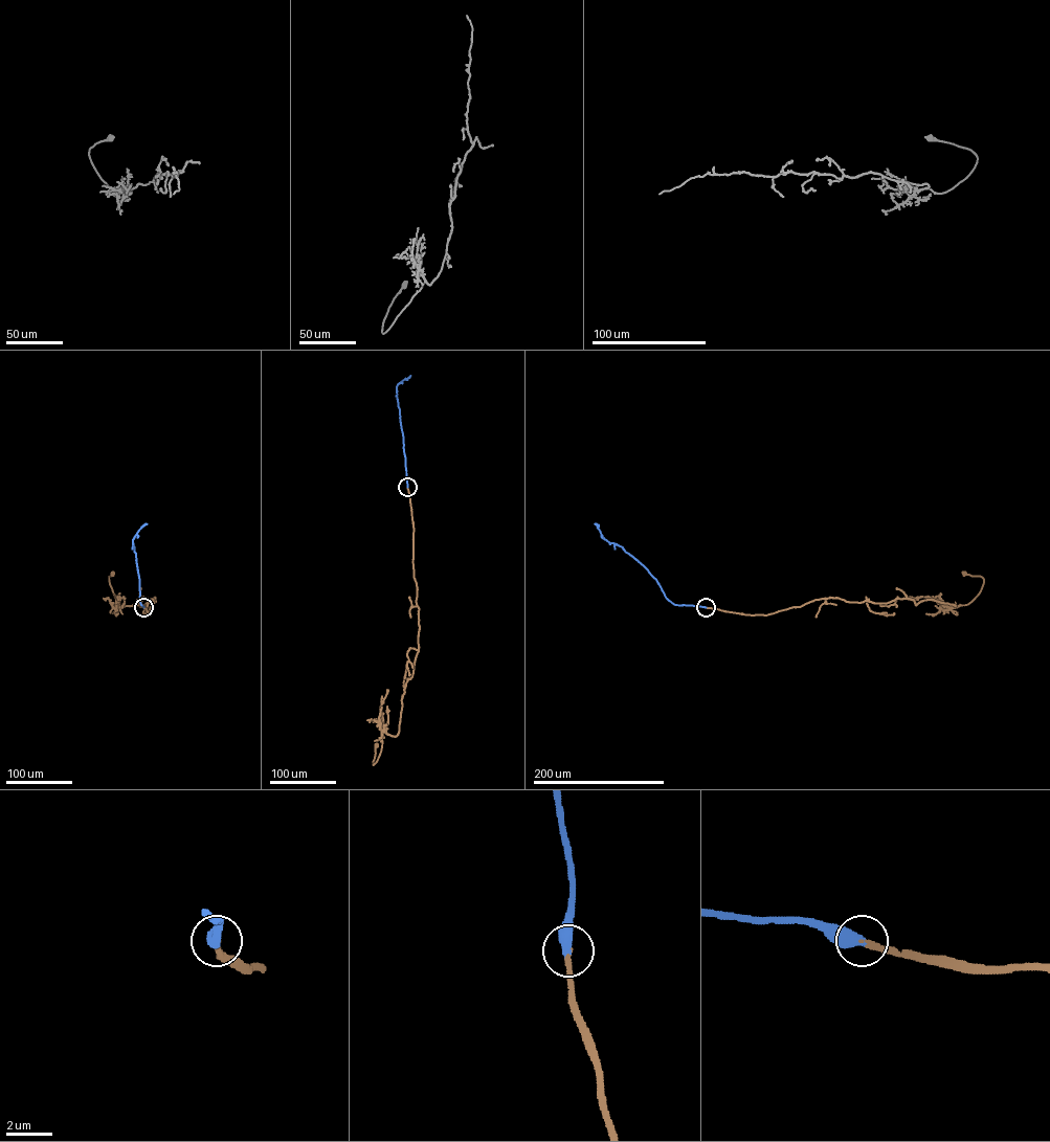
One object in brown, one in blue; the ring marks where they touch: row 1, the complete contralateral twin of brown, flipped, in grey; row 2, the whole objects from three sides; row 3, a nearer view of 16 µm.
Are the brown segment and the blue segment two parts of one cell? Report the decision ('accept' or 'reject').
accept

